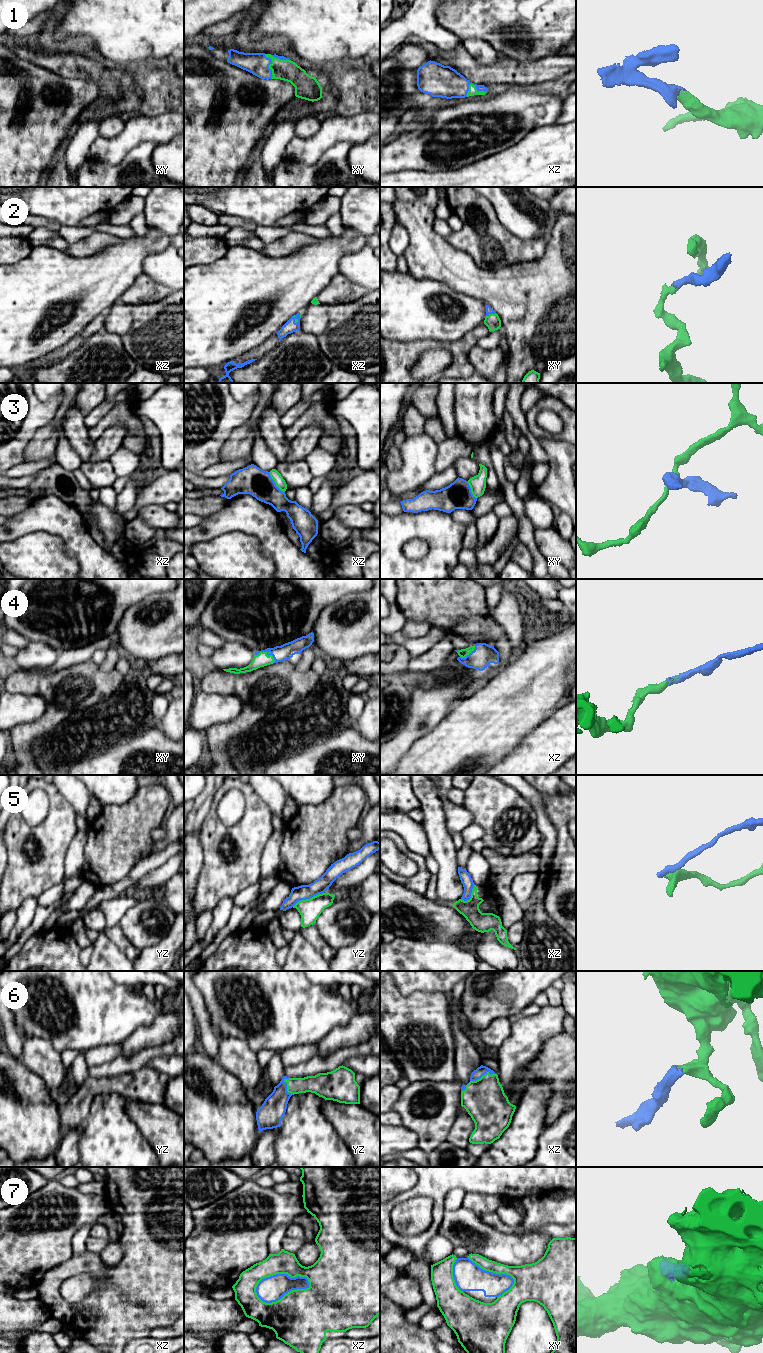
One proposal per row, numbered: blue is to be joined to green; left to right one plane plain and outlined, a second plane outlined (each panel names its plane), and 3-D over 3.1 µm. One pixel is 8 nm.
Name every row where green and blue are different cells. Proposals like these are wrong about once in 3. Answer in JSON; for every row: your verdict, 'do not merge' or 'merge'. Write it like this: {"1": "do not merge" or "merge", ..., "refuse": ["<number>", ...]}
{"1": "merge", "2": "merge", "3": "do not merge", "4": "merge", "5": "do not merge", "6": "merge", "7": "do not merge", "refuse": ["3", "5", "7"]}

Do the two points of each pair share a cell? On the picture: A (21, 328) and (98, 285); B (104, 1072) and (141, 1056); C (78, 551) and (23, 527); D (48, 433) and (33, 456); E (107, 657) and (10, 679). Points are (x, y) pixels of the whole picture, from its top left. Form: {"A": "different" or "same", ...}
{"A": "same", "B": "same", "C": "same", "D": "same", "E": "different"}

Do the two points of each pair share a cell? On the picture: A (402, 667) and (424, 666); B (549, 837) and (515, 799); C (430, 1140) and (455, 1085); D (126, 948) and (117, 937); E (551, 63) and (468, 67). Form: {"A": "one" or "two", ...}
{"A": "two", "B": "two", "C": "one", "D": "one", "E": "one"}

